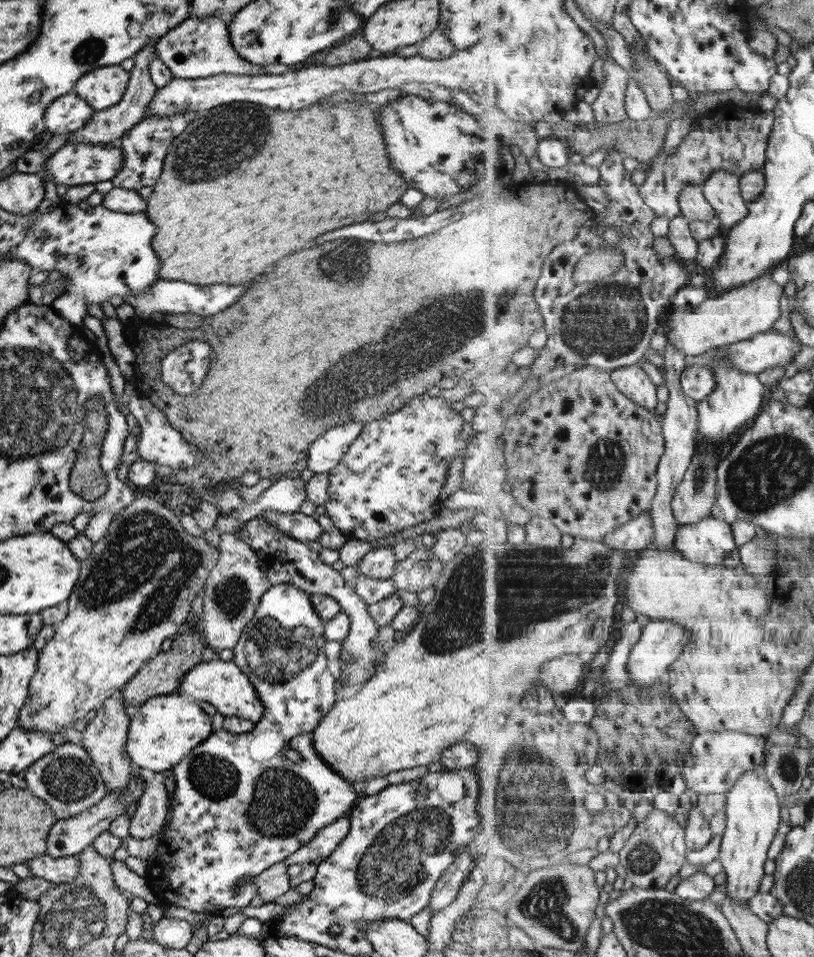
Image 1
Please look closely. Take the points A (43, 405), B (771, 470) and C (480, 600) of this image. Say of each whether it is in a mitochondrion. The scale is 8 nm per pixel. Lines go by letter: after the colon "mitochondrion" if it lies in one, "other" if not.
A: mitochondrion
B: mitochondrion
C: mitochondrion

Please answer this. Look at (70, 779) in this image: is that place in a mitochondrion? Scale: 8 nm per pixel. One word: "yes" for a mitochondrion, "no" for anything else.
yes

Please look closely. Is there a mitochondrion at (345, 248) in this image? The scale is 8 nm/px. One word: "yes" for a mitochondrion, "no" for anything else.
yes

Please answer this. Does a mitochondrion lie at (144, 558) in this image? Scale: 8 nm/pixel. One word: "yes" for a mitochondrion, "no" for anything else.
yes

